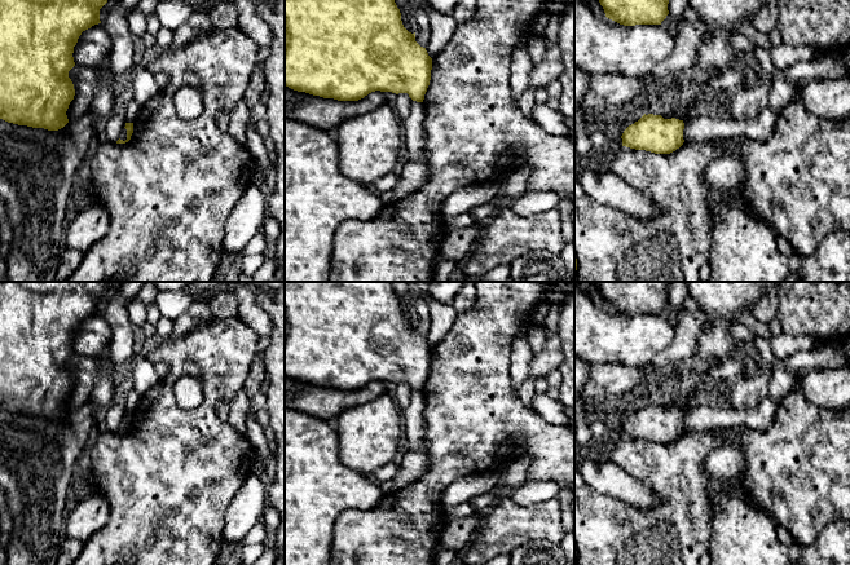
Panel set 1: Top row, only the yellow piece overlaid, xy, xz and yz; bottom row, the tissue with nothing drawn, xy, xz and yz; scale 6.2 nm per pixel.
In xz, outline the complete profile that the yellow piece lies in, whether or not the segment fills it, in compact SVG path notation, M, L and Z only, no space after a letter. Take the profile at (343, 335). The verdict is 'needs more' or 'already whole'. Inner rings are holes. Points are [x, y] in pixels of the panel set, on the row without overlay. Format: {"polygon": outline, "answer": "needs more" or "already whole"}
{"polygon": "M285 282L285 376L323 388L358 390L371 381L408 383L423 392L432 348L401 310L391 282Z", "answer": "already whole"}

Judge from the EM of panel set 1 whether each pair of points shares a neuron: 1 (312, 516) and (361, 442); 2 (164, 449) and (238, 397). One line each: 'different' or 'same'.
1: different
2: different

